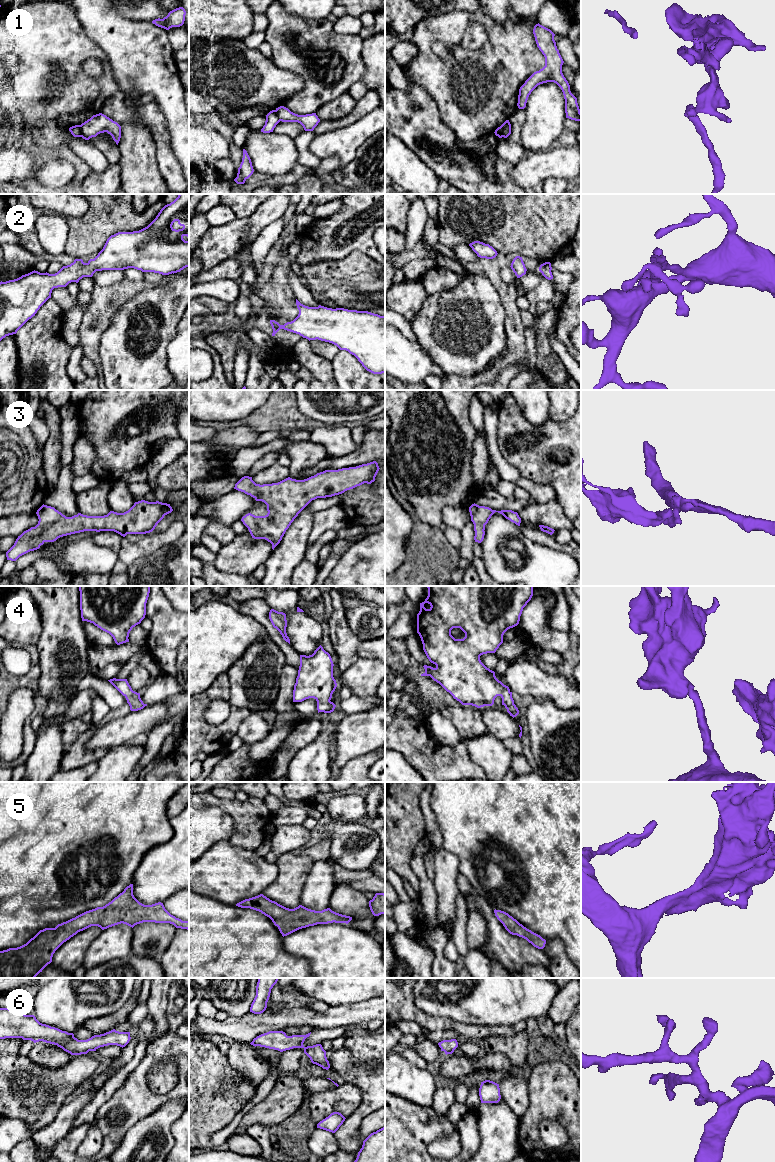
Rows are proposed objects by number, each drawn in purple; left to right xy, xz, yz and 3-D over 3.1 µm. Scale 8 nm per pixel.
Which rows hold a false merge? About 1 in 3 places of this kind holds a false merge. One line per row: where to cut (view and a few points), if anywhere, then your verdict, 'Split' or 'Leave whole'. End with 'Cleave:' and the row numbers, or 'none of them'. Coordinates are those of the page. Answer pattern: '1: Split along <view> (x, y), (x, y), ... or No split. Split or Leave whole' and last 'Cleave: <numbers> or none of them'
1: Split along yz (509, 123), (504, 129), (502, 136). Split
2: No split. Leave whole
3: No split. Leave whole
4: No split. Leave whole
5: No split. Leave whole
6: No split. Leave whole
Cleave: 1

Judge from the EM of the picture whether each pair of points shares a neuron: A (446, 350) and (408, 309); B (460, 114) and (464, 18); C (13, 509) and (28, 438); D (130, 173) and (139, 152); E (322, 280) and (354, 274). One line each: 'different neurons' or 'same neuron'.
A: different neurons
B: same neuron
C: same neuron
D: same neuron
E: same neuron

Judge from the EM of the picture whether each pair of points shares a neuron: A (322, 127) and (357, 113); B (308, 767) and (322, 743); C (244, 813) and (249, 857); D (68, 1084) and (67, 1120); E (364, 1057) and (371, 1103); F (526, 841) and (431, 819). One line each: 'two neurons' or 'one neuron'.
A: one neuron
B: one neuron
C: two neurons
D: two neurons
E: two neurons
F: two neurons

